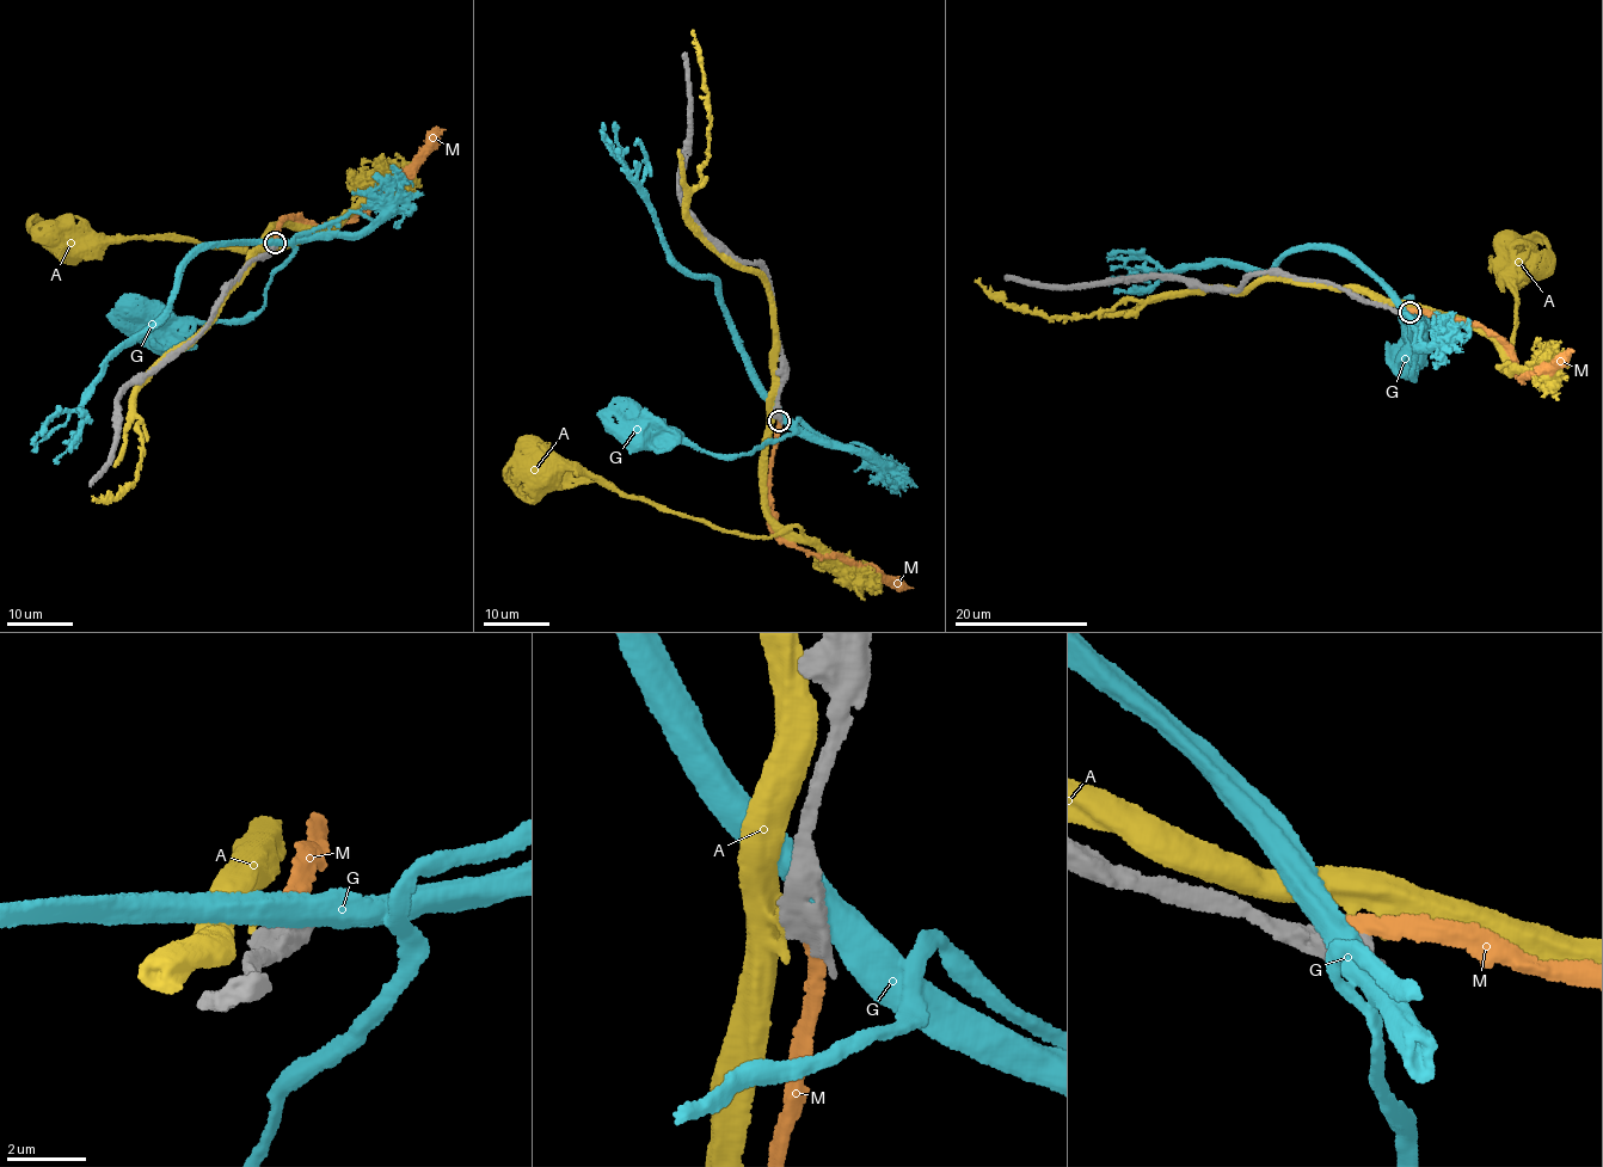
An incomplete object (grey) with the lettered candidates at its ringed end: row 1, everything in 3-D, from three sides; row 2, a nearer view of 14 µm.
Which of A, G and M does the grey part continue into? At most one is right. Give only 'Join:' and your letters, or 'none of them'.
Join: none of them

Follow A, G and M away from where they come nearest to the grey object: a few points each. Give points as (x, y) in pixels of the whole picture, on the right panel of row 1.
A: (1404, 309), (1474, 325), (1510, 370), (1524, 262), (1518, 264)
G: (1404, 313), (1414, 345), (1412, 375), (1417, 367), (1413, 362), (1419, 346), (1407, 344)
M: (1406, 312), (1482, 325), (1499, 339), (1516, 379), (1568, 355)

